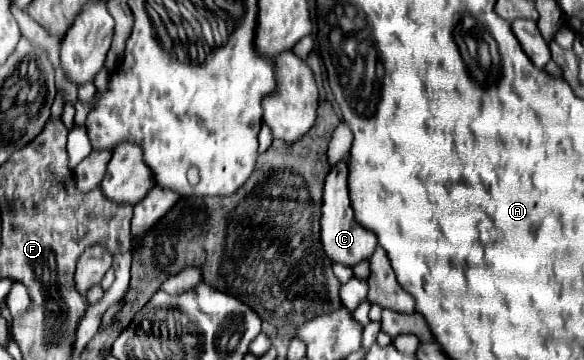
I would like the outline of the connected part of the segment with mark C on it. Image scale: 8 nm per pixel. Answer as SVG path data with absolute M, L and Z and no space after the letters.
M341 160L331 168L327 174L325 186L323 186L323 208L321 208L321 244L325 254L343 266L355 266L361 260L367 260L375 248L377 248L377 236L363 228L355 216L353 208L349 204L349 194L347 194L347 162Z

